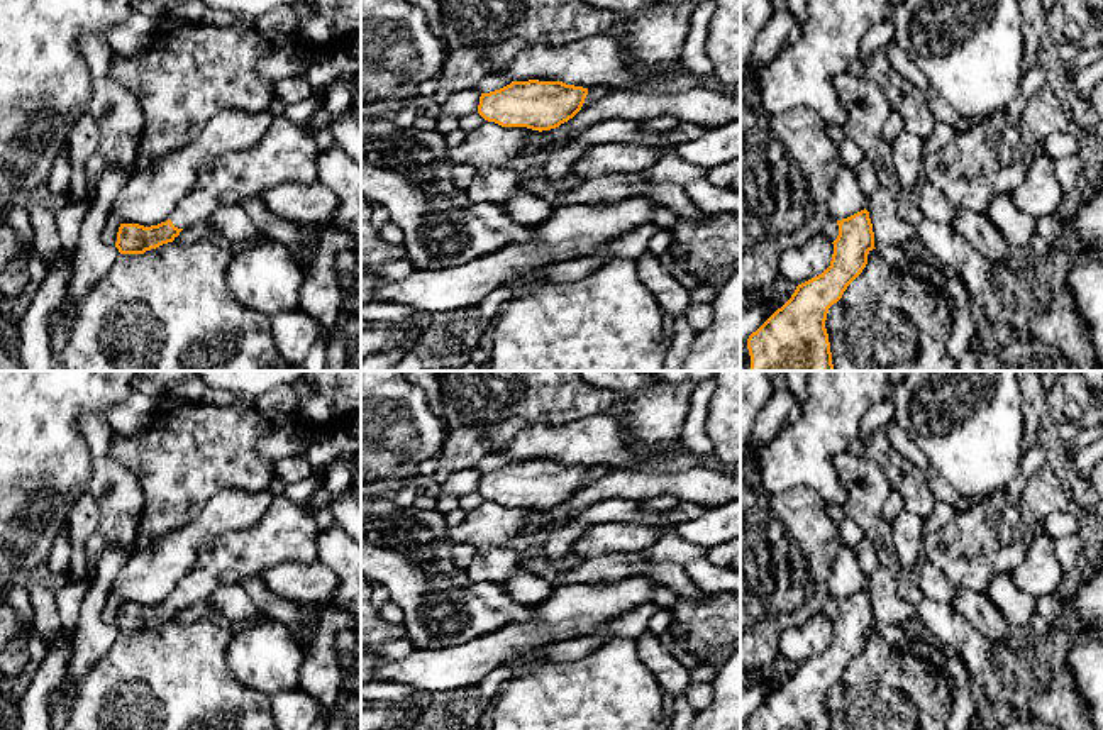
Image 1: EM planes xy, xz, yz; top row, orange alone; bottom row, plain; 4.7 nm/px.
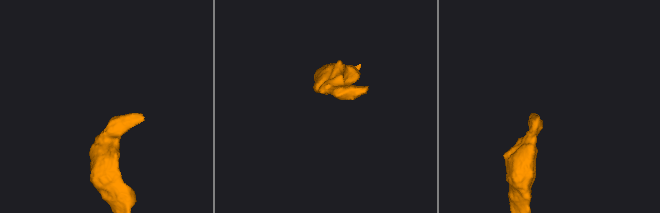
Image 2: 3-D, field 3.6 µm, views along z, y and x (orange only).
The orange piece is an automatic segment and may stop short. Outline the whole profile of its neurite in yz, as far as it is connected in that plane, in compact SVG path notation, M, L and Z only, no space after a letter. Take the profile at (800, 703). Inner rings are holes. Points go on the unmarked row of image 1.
M869 591L837 600L830 645L796 666L791 677L747 718L749 730L830 730L825 700L847 666L862 652L874 627Z

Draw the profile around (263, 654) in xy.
M261 617L234 628L227 666L247 688L271 696L298 688L303 654L281 622Z

